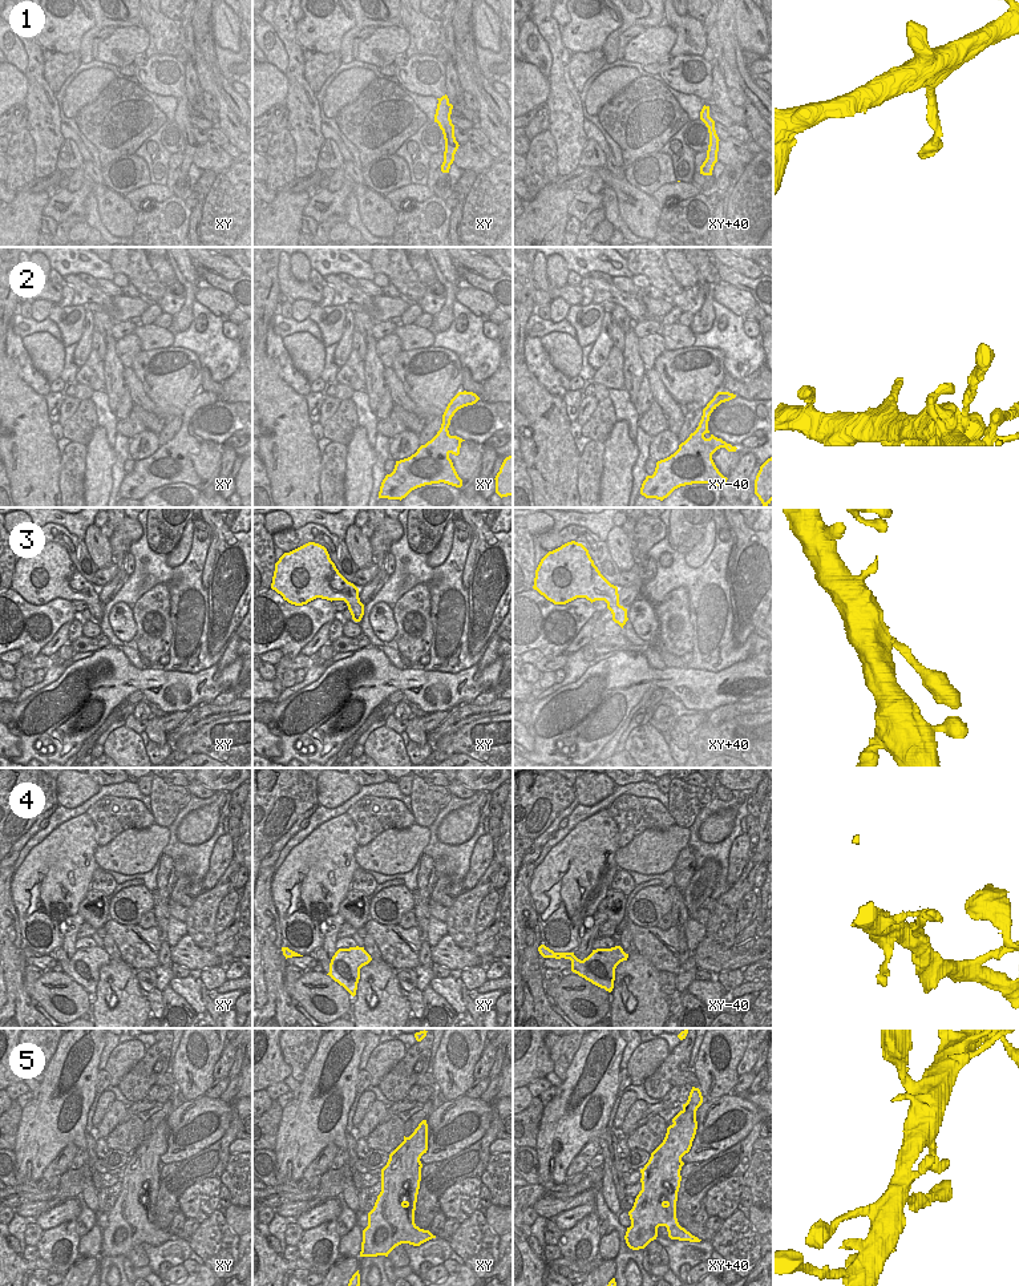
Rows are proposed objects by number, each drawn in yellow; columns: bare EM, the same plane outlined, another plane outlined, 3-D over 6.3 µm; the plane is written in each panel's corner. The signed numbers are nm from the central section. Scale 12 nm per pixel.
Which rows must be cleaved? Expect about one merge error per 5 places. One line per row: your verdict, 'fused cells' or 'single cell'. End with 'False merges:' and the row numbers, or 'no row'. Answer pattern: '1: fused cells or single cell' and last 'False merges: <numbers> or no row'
1: single cell
2: single cell
3: single cell
4: single cell
5: single cell
False merges: no row

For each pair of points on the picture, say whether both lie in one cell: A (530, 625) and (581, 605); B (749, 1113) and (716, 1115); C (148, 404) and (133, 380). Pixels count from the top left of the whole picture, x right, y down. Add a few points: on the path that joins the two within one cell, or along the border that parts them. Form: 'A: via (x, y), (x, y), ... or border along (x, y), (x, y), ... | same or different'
A: via (542, 617), (552, 610), (565, 609), (569, 605) | same
B: via (741, 1109), (731, 1108), (724, 1112) | same
C: via (142, 399), (133, 385) | same

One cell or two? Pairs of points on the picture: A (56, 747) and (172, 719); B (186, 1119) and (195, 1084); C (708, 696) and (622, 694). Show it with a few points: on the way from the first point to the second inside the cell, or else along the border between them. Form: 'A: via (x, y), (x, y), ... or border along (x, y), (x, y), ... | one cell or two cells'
A: border along (145, 698), (166, 712), (189, 711) | two cells
B: border along (203, 1094), (185, 1102) | two cells
C: via (687, 686), (680, 682), (647, 682), (643, 684) | one cell

